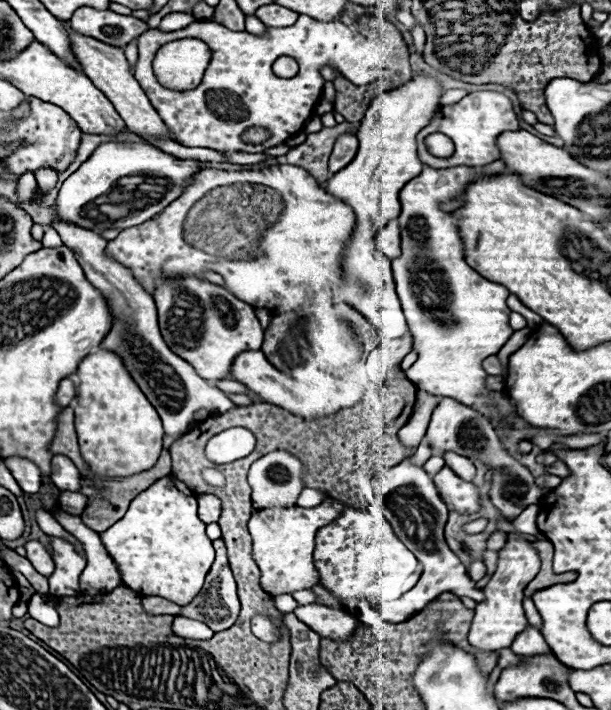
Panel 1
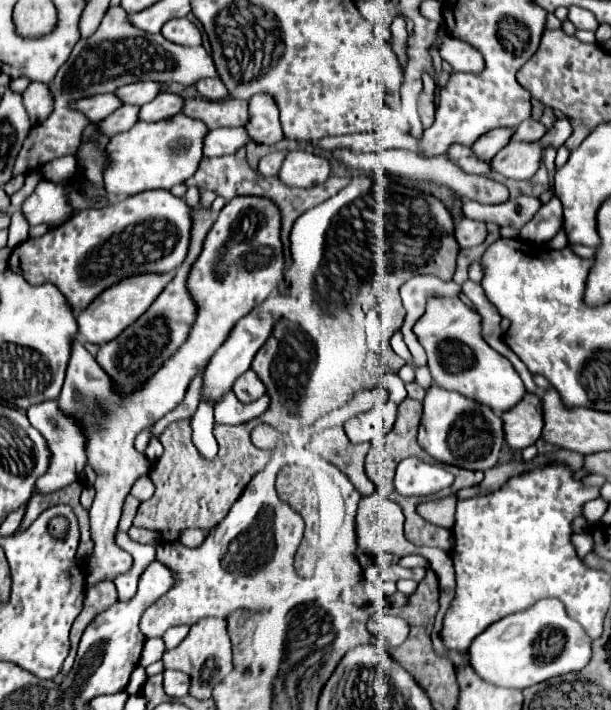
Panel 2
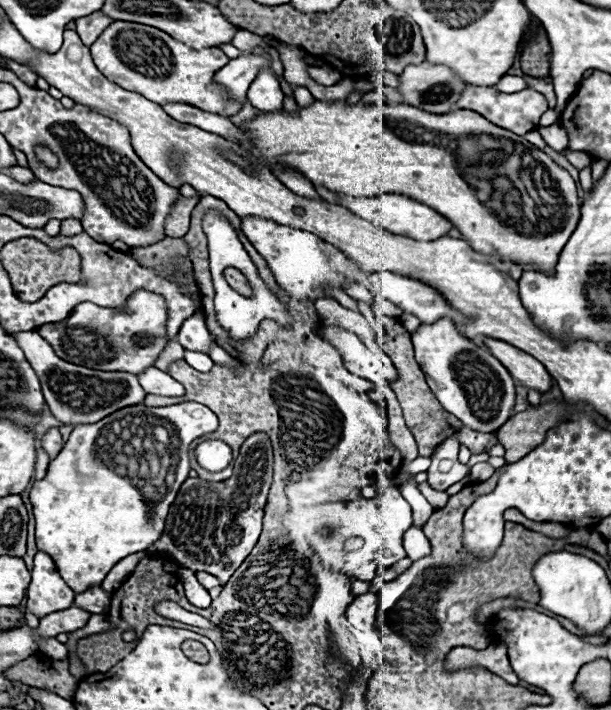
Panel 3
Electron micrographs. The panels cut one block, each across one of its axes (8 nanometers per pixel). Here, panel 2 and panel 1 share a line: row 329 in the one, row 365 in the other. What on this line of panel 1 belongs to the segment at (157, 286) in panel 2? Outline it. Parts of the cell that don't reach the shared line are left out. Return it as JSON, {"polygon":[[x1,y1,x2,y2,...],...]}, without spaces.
{"polygon":[[94,350,80,362,76,376,78,404,74,422,80,452,88,466,104,476,132,476,150,470,162,452,162,422,138,384,134,384,122,358,110,350]]}

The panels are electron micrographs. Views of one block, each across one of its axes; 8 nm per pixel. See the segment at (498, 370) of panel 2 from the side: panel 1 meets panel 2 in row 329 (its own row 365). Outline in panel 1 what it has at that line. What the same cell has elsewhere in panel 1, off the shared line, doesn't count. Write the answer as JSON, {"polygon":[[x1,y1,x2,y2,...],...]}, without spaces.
{"polygon":[[496,160,486,166,454,166,454,168,430,168,424,164,422,172,404,184,400,190,402,212,398,216,400,234,402,234,402,256,392,260,392,272,396,282,396,292,402,304,402,314,406,324,414,336,414,350,418,352,418,360,406,372,408,378,430,394,450,396,460,400,462,404,474,406,484,416,492,416,486,406,486,396,490,390,484,386,486,372,482,370,482,360,490,354,498,354,498,350,508,342,514,330,508,324,510,308,506,306,506,298,510,292,506,288,482,278,464,262,464,248,458,226,454,222,454,212,440,210,442,202,448,202,464,192,474,180,482,176,498,176,504,174,506,166,502,160]]}

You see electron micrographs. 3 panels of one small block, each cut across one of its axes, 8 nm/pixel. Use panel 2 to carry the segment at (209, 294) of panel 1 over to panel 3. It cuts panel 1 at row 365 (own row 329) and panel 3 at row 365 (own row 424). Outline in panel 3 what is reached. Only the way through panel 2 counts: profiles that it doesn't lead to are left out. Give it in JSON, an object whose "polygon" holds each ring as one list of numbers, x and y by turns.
{"polygon":[[146,290,134,292,124,310,102,308,90,302,78,304,72,314,62,322,38,326,38,334,46,338,50,346,66,362,110,372,140,374,160,356,166,346,166,304,164,298]]}

